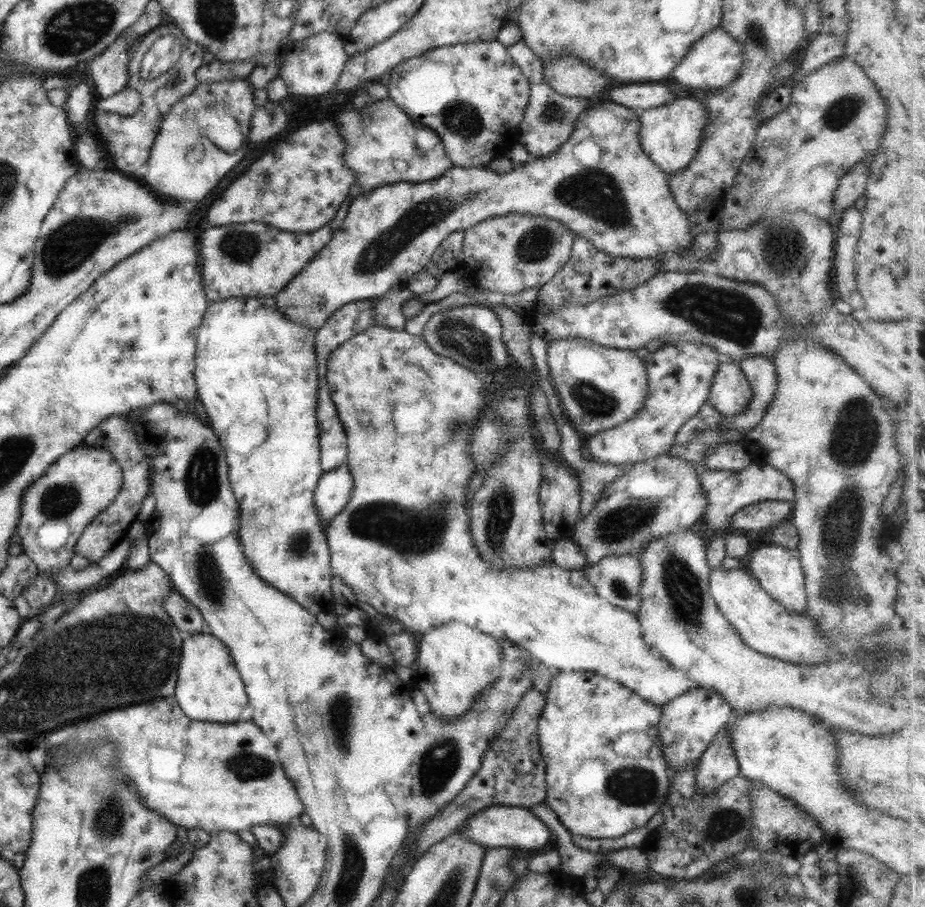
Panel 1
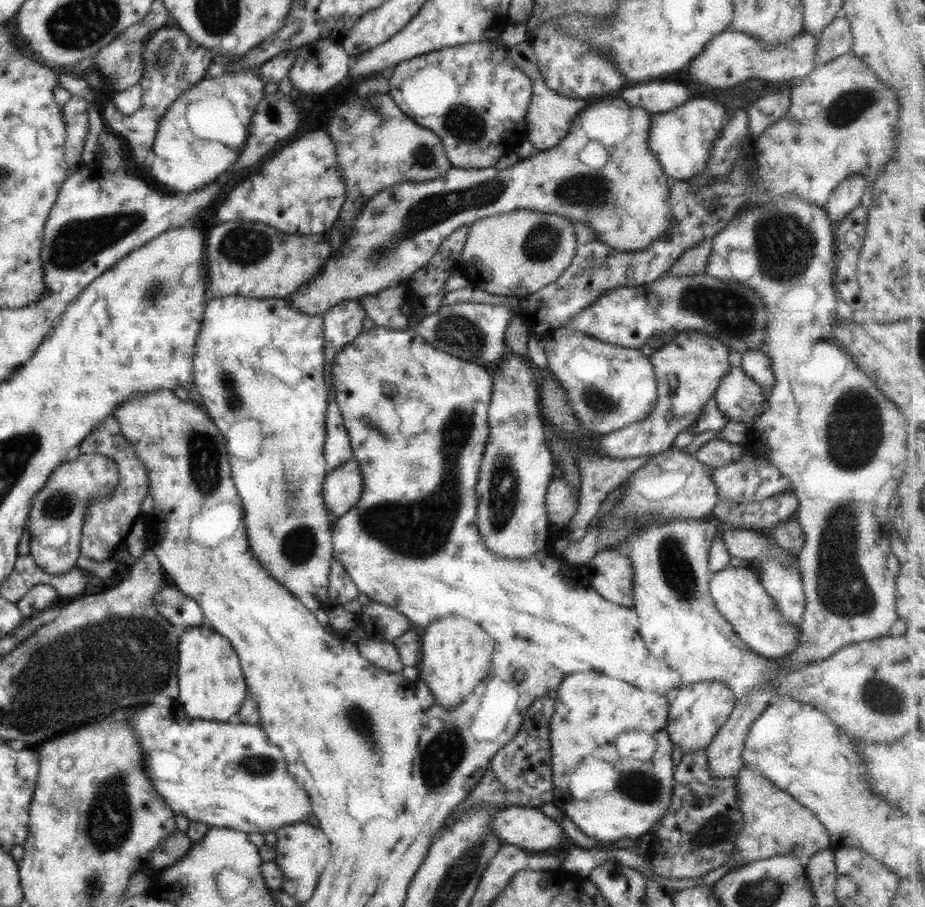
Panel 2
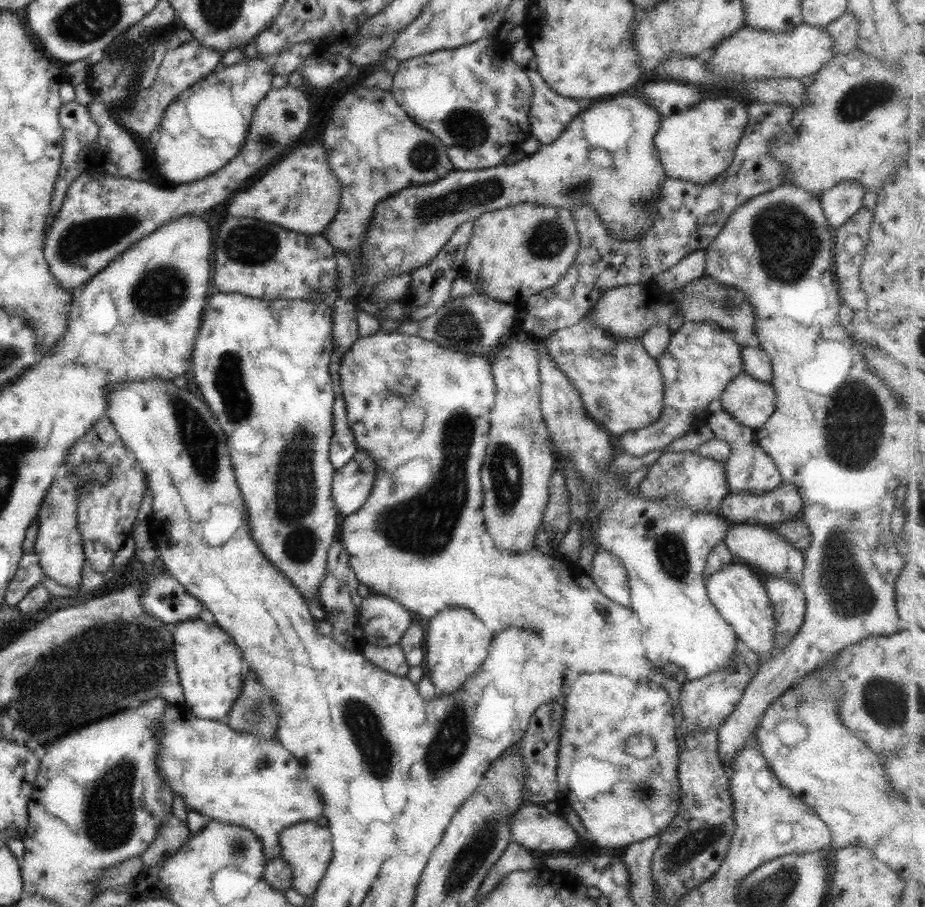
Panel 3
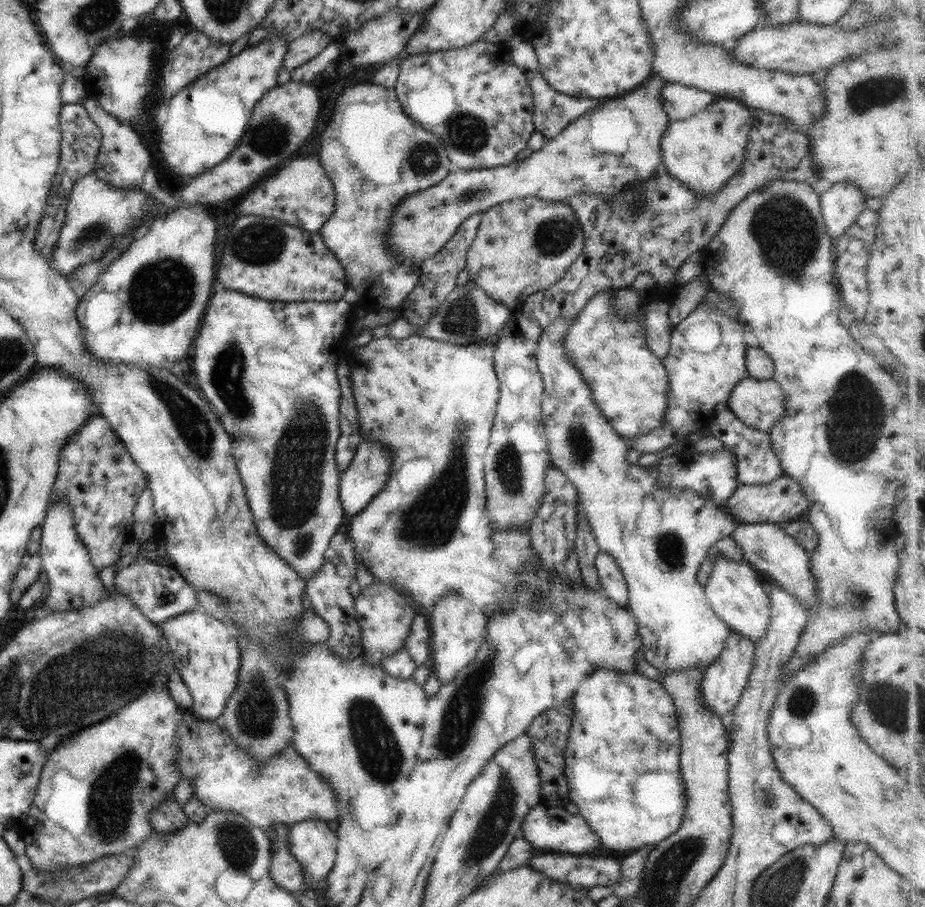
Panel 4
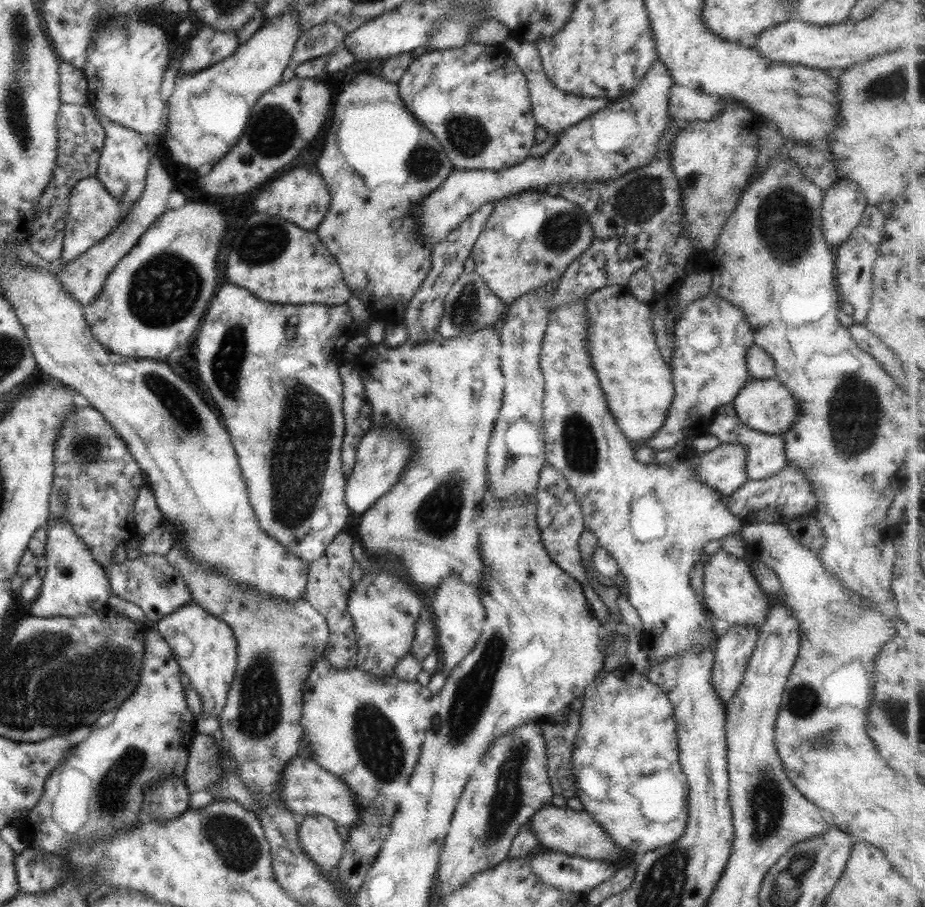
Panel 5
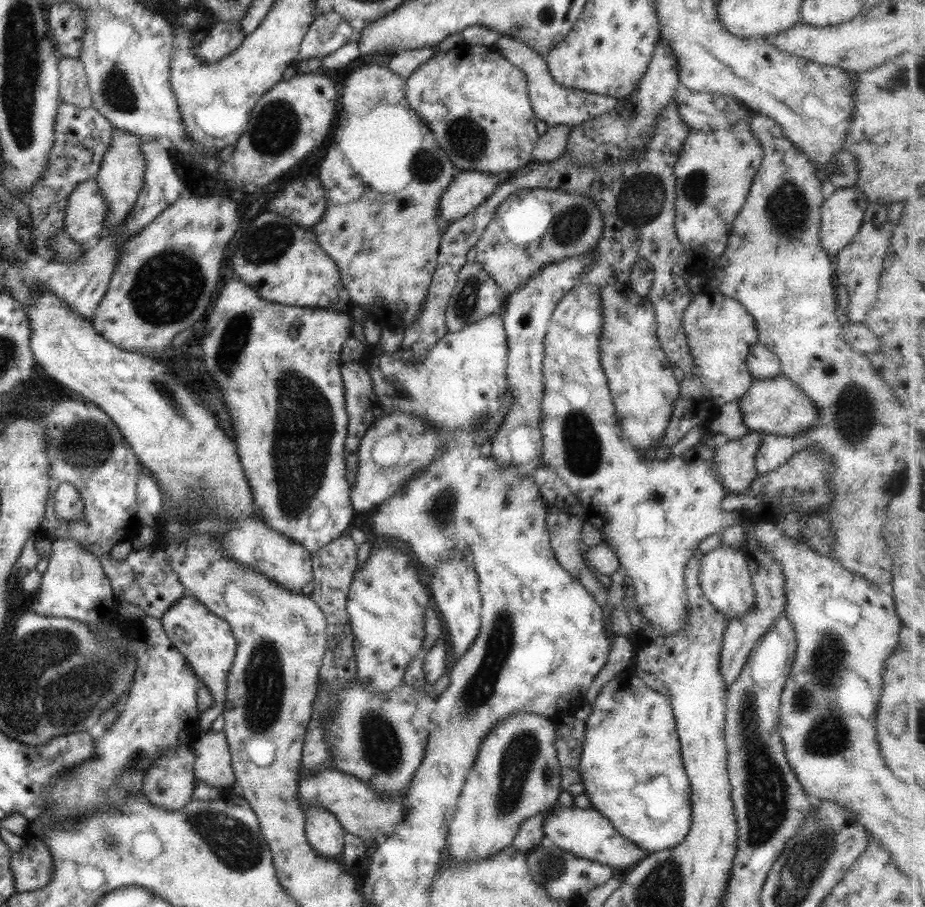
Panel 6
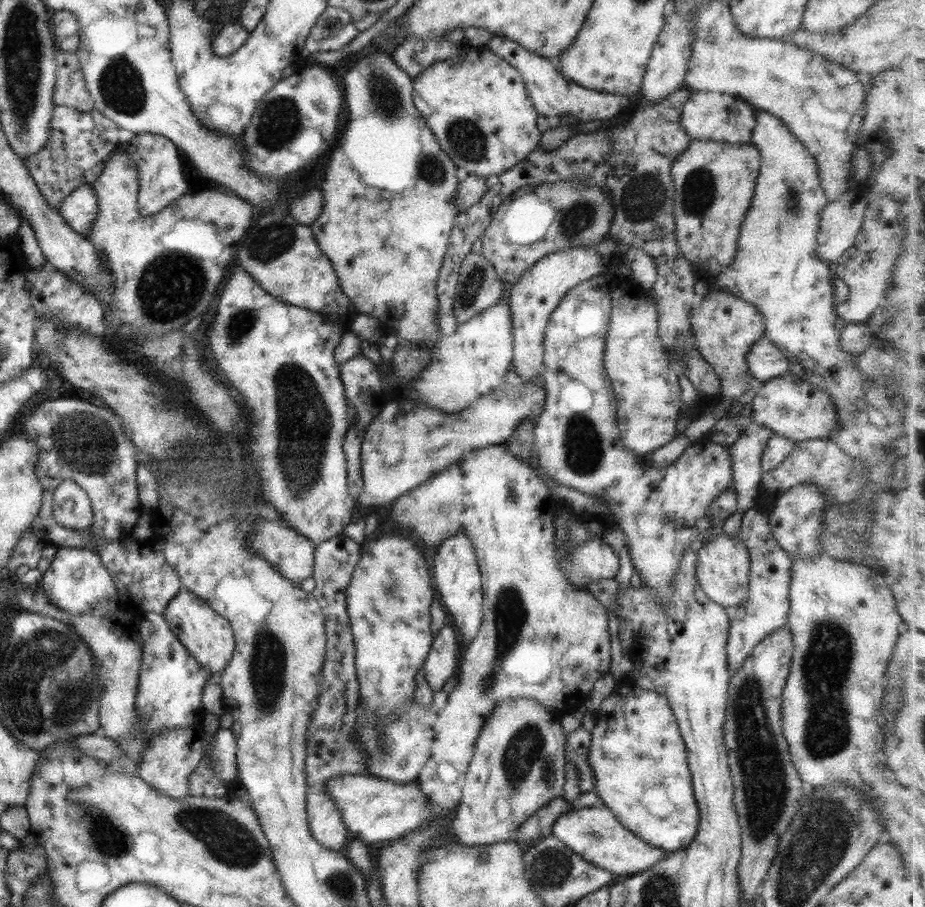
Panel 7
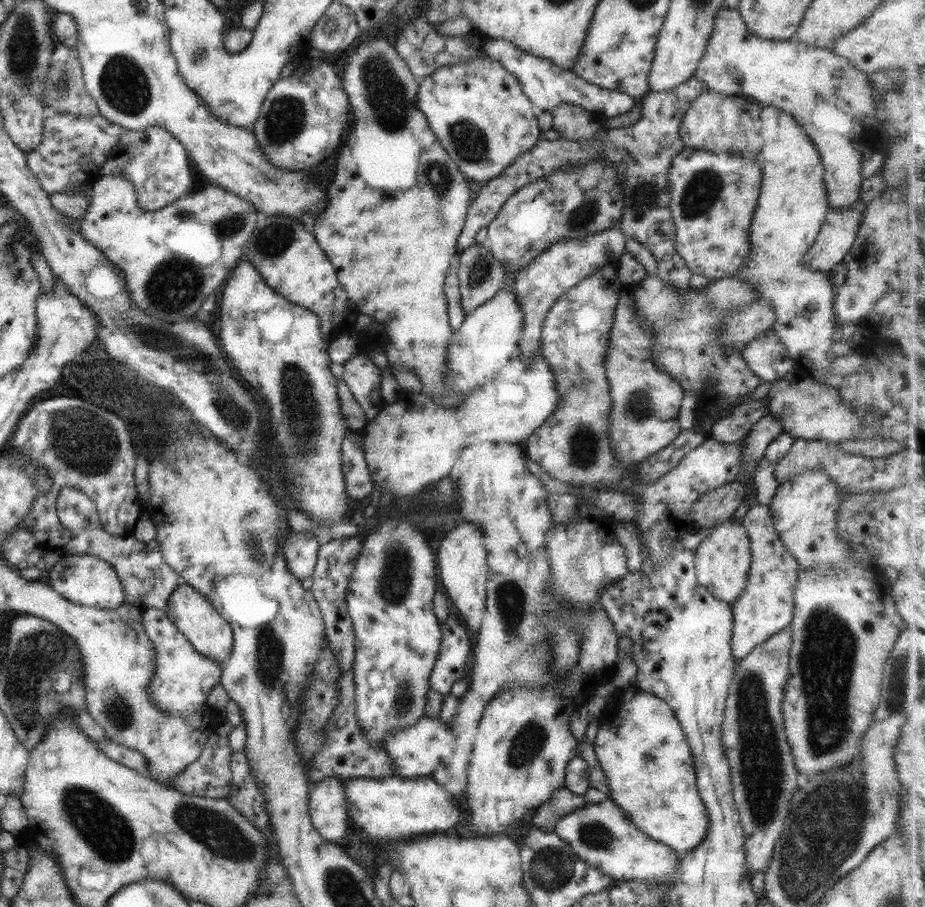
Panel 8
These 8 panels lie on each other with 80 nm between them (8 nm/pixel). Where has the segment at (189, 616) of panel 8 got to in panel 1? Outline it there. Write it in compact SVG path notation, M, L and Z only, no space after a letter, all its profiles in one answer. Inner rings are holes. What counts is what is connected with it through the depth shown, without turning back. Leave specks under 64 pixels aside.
M206 630L184 636L181 652L174 694L181 711L188 718L199 721L234 723L240 720L248 697L229 648Z

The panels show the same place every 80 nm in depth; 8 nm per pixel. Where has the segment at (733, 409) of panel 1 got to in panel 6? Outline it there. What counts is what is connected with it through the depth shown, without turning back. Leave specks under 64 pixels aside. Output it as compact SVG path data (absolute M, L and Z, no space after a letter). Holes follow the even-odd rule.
M781 374L769 379L754 379L738 401L743 416L743 427L764 433L794 437L811 429L819 417L819 410L811 398Z

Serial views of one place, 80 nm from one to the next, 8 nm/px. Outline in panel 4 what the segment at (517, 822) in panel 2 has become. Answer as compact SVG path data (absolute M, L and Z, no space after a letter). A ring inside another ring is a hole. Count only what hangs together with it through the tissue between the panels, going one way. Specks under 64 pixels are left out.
M546 804L530 807L524 816L521 831L522 838L525 838L534 847L542 848L542 850L583 855L587 852L596 852L599 848L604 847L584 817L580 814L575 816L575 814L565 812L562 807L552 809Z

